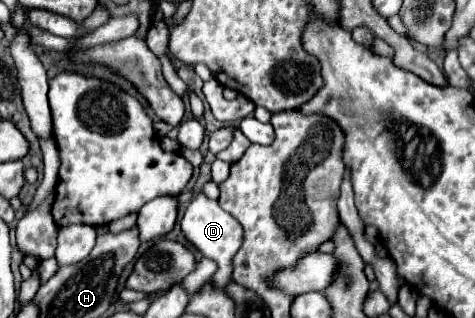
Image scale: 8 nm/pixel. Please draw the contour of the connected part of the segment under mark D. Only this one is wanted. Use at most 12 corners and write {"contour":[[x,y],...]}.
{"contour":[[196,195],[186,239],[218,265],[216,285],[232,279],[244,229],[218,201]]}

